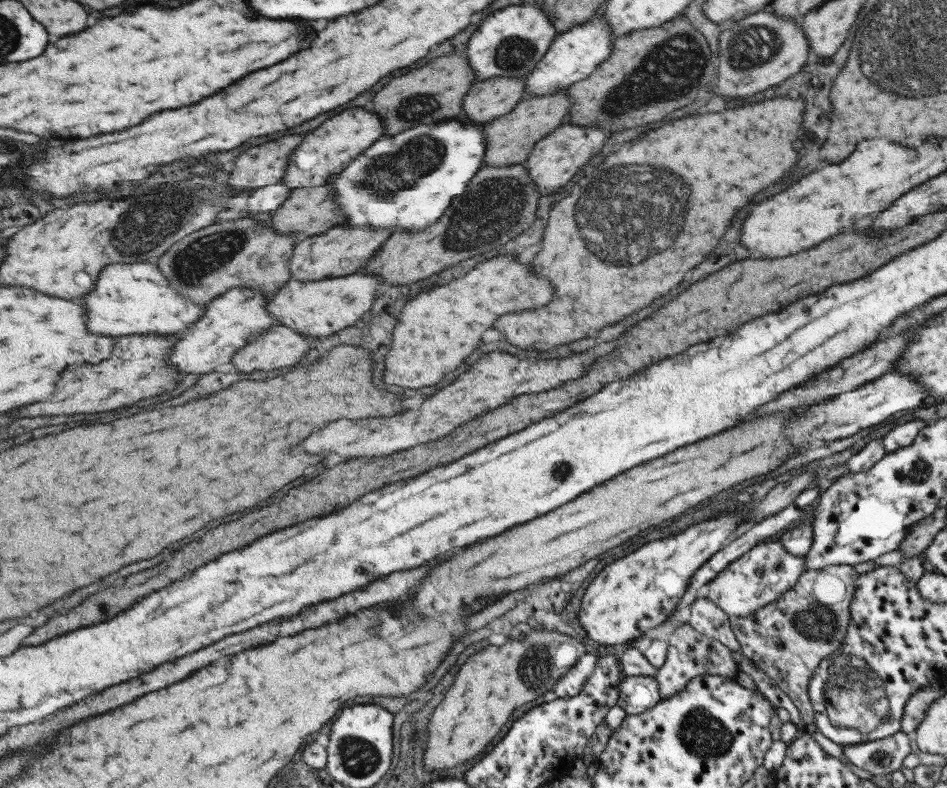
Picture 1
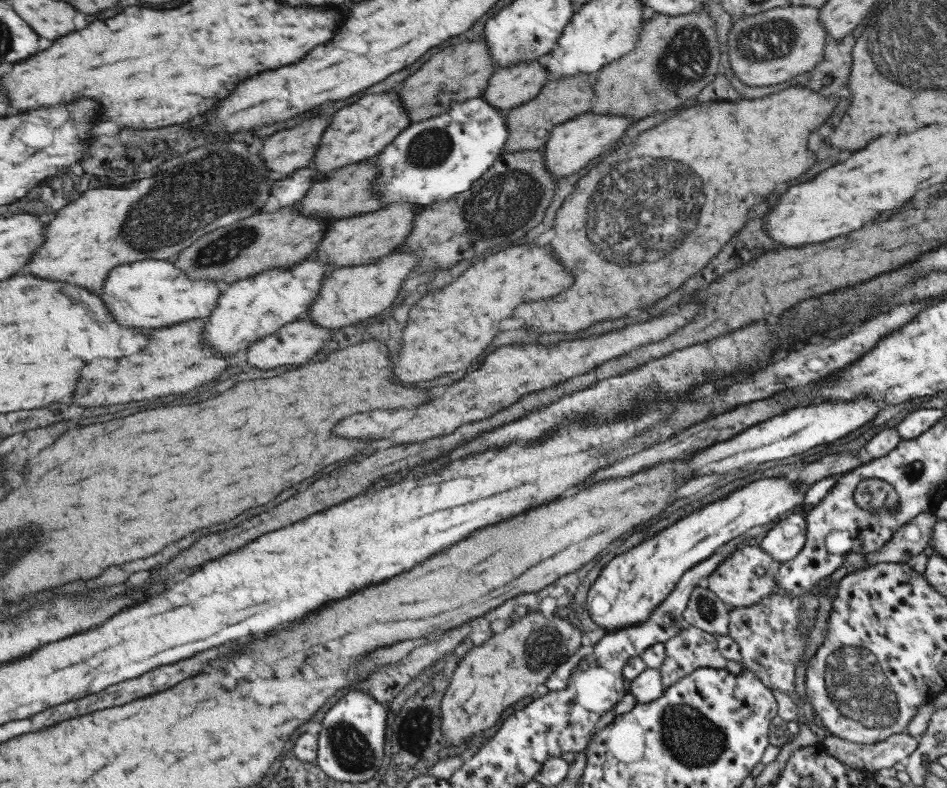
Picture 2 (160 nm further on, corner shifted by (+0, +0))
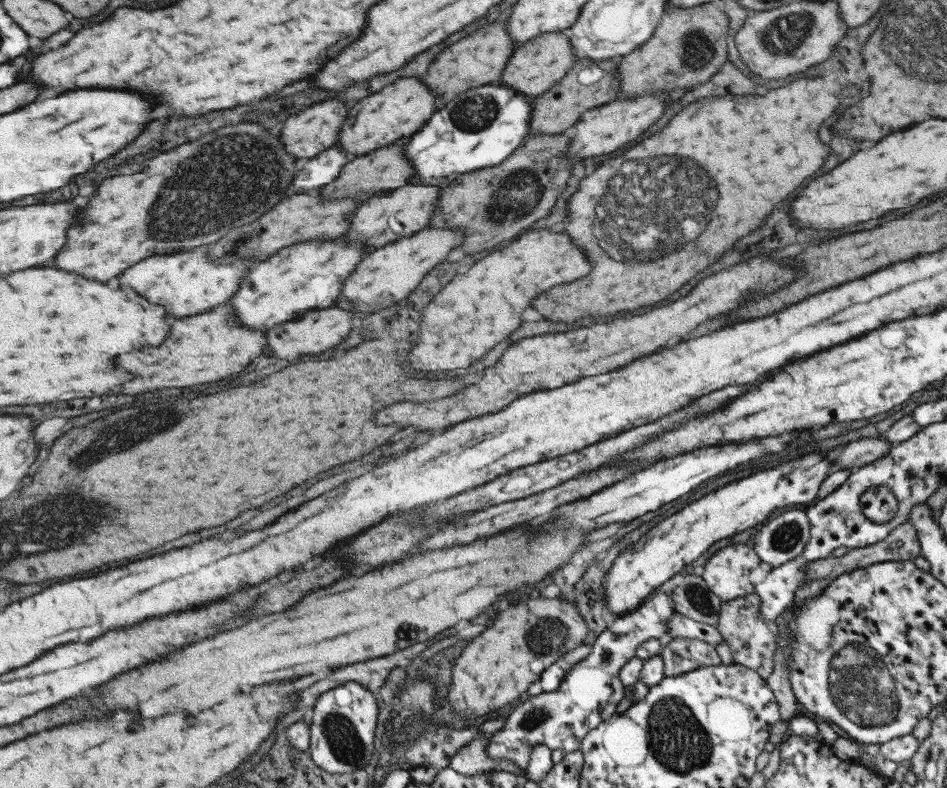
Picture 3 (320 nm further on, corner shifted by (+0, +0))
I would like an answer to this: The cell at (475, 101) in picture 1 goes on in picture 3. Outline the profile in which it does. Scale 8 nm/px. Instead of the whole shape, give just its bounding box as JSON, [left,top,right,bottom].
[495,32,574,98]

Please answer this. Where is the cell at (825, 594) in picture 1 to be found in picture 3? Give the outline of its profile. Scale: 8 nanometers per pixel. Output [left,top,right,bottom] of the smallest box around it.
[714,593,777,680]

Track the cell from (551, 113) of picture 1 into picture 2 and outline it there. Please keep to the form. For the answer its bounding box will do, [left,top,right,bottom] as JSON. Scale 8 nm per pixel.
[503,74,594,152]

